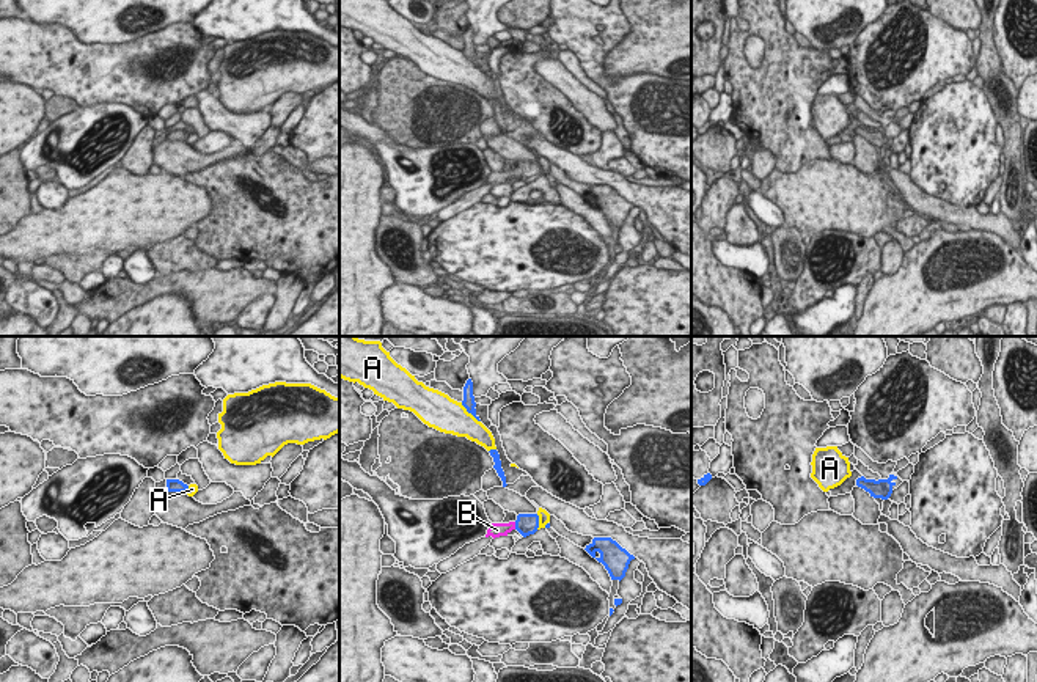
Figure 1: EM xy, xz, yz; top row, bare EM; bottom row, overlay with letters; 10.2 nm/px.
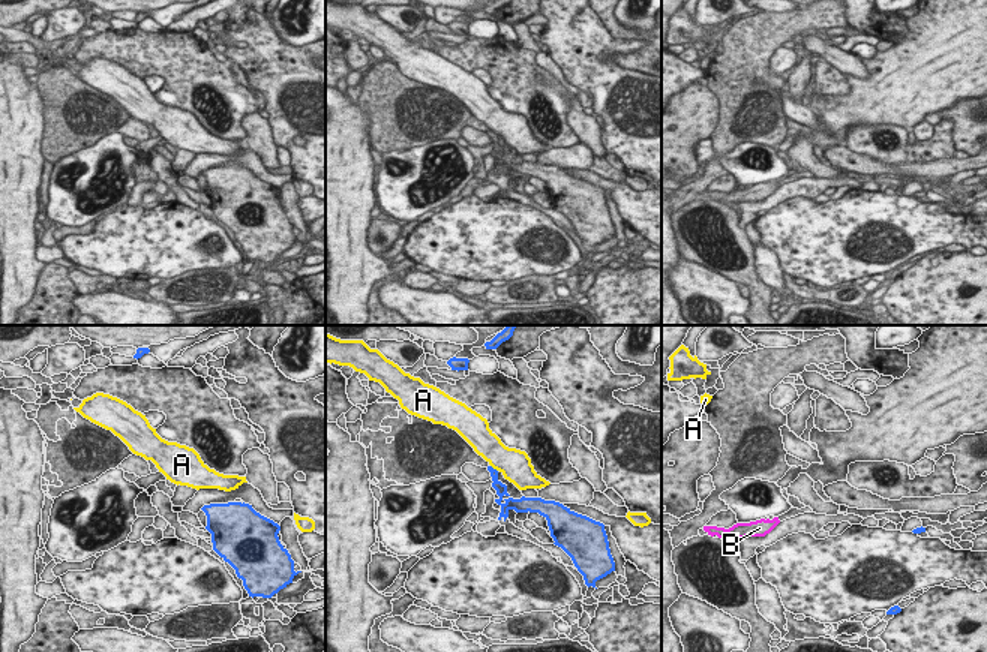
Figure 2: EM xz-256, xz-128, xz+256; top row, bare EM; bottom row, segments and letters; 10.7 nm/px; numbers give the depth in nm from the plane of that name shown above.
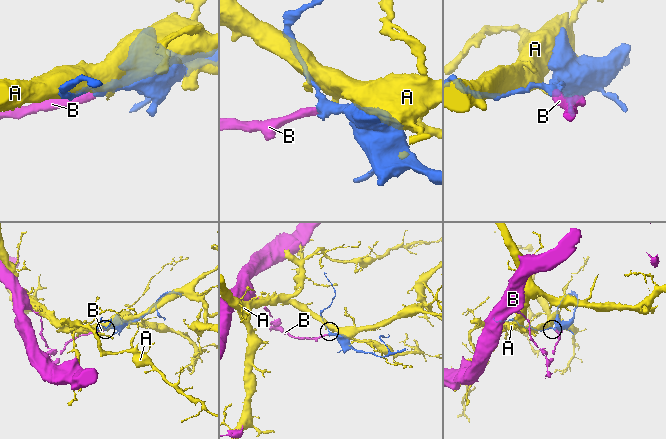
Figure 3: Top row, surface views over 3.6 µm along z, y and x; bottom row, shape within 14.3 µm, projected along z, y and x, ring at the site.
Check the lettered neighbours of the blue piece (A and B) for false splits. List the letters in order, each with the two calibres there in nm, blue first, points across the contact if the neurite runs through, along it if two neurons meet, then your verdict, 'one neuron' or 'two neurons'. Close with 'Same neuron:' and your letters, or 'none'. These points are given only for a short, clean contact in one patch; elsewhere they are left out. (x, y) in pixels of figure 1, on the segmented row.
A: 130 nm thick on the blue side, 360 nm on the other; two neurons
B: 220 nm thick on the blue side, 140 nm on the other; runs through xz (527, 524), (516, 525), (497, 530); one neuron
Same neuron: B

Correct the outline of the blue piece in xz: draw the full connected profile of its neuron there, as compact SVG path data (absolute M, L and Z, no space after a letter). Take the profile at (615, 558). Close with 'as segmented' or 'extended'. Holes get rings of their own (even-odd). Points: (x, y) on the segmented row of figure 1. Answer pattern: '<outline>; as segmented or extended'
M594 537L584 550L605 566L611 580L619 581L625 577L630 561L635 559L611 537Z; as segmented

